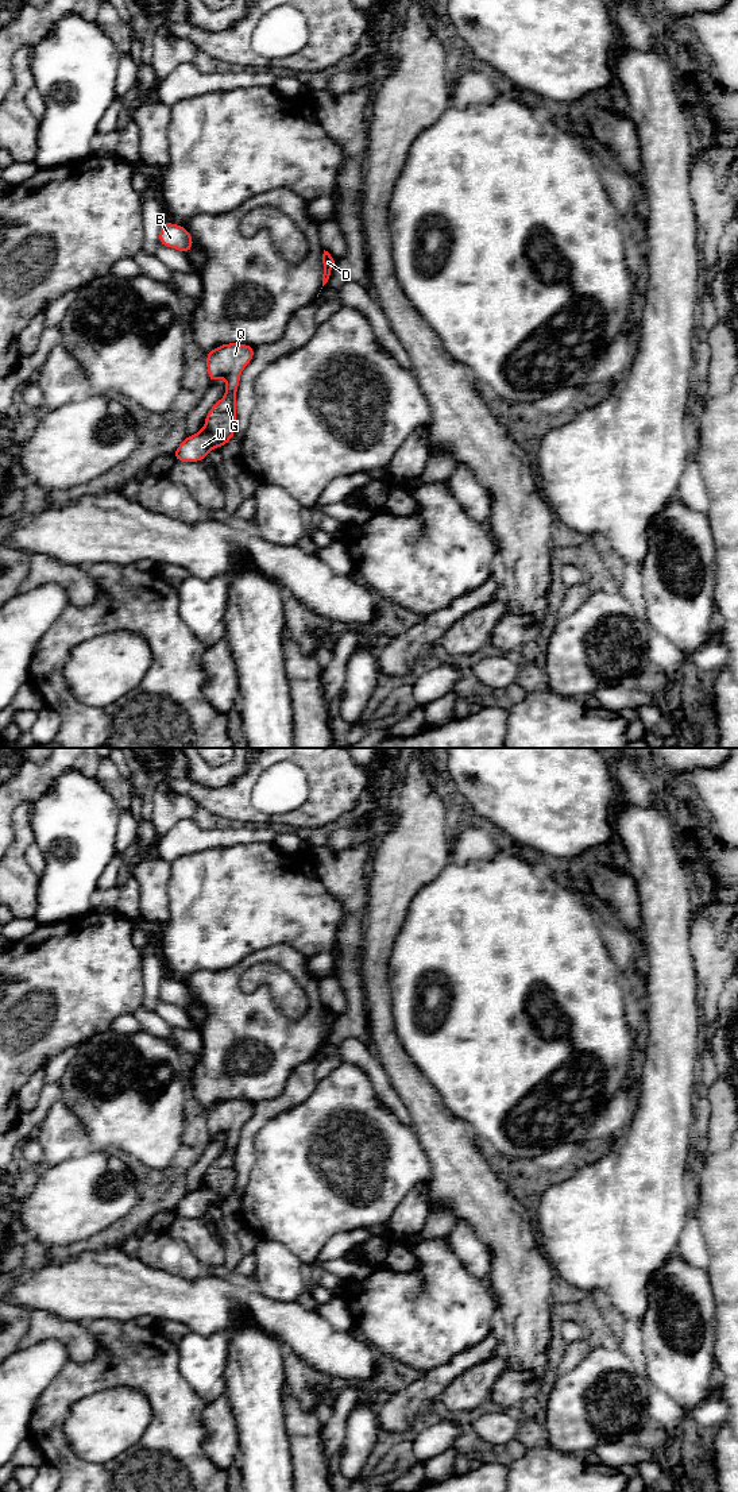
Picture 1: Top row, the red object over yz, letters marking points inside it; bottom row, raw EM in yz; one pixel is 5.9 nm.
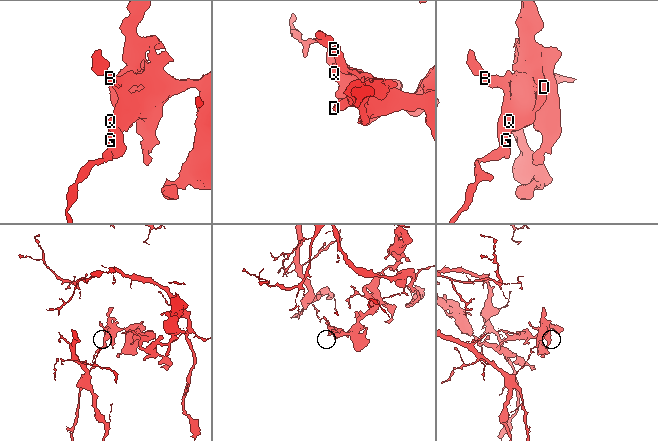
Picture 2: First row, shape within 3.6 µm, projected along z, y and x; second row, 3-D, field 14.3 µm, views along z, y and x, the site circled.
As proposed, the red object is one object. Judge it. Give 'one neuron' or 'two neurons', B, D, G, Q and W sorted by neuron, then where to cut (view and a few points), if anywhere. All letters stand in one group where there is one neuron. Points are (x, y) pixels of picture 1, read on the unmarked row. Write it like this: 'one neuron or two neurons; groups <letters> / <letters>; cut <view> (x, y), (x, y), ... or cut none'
two neurons; groups B D G Q / W; cut yz (205, 1183), (216, 1192), (220, 1201)

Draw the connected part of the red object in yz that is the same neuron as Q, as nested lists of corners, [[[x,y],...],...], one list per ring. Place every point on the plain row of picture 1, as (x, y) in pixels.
[[[227,1099],[206,1110],[210,1140],[225,1134],[225,1152],[208,1168],[204,1183],[213,1188],[220,1202],[233,1194],[236,1185],[236,1148],[243,1125],[252,1117],[255,1104],[242,1099]]]

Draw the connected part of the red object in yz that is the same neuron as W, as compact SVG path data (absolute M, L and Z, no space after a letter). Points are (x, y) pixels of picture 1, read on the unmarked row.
M202 1184L197 1190L186 1192L173 1211L177 1218L201 1218L216 1203L220 1203L217 1192Z

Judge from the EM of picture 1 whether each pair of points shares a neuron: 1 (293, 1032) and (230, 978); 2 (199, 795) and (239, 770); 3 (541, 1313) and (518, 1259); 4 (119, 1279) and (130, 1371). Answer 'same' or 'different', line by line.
1: same
2: different
3: same
4: different

